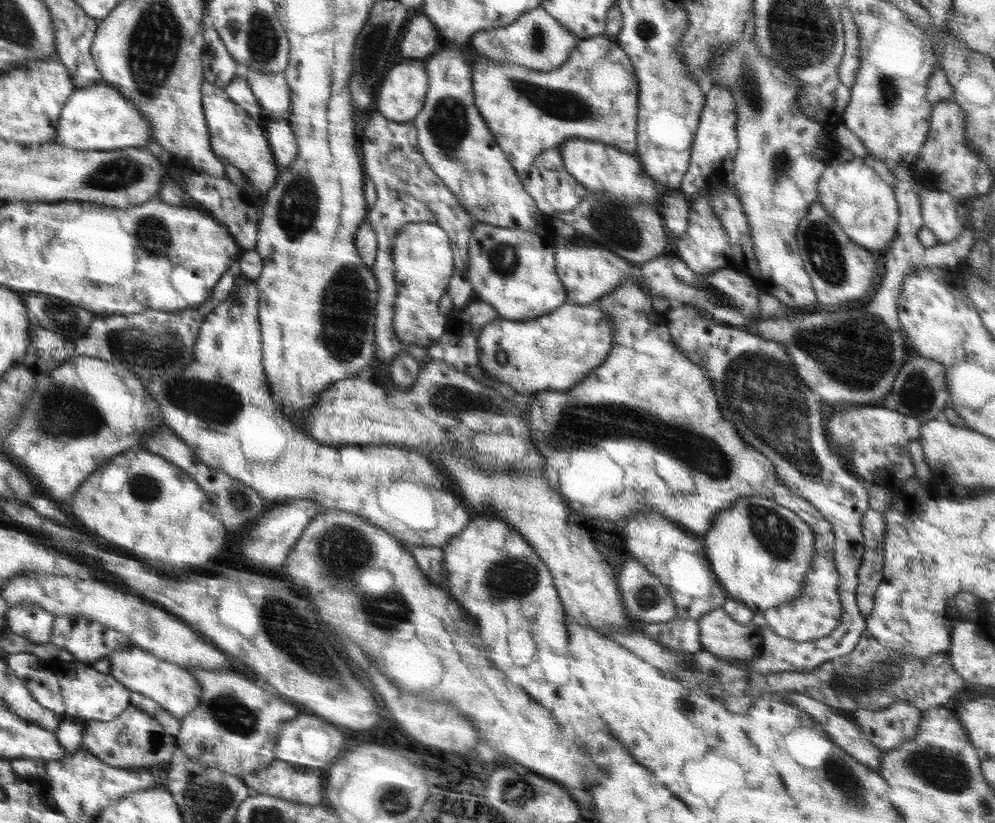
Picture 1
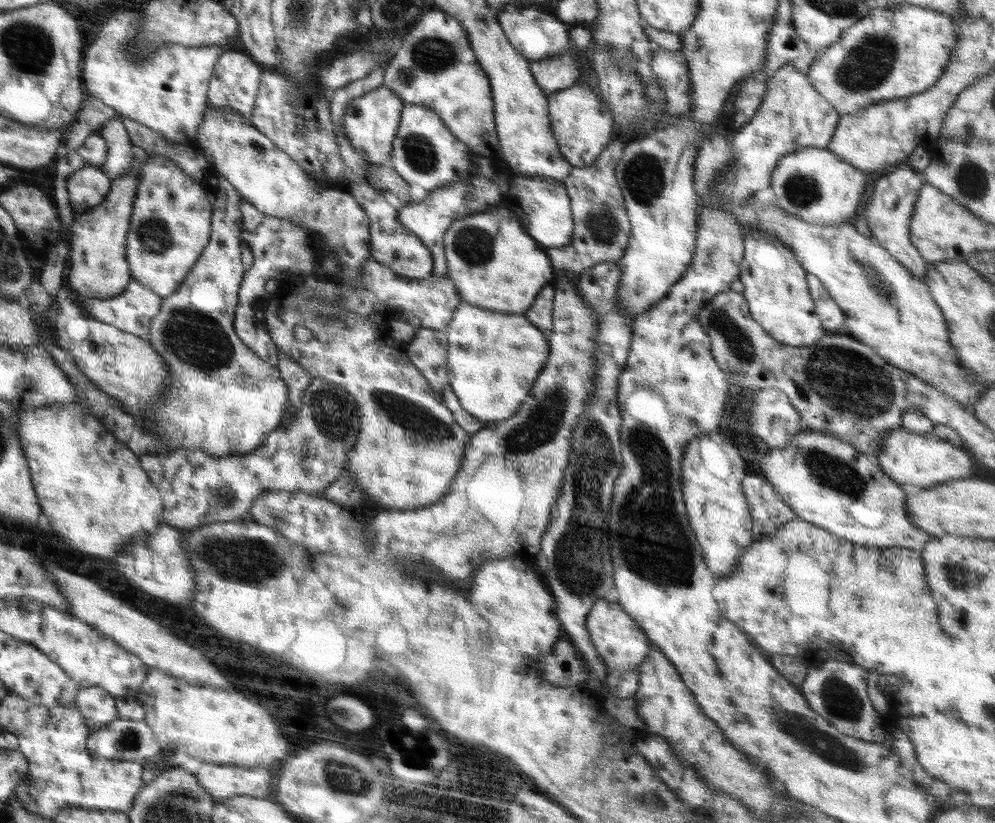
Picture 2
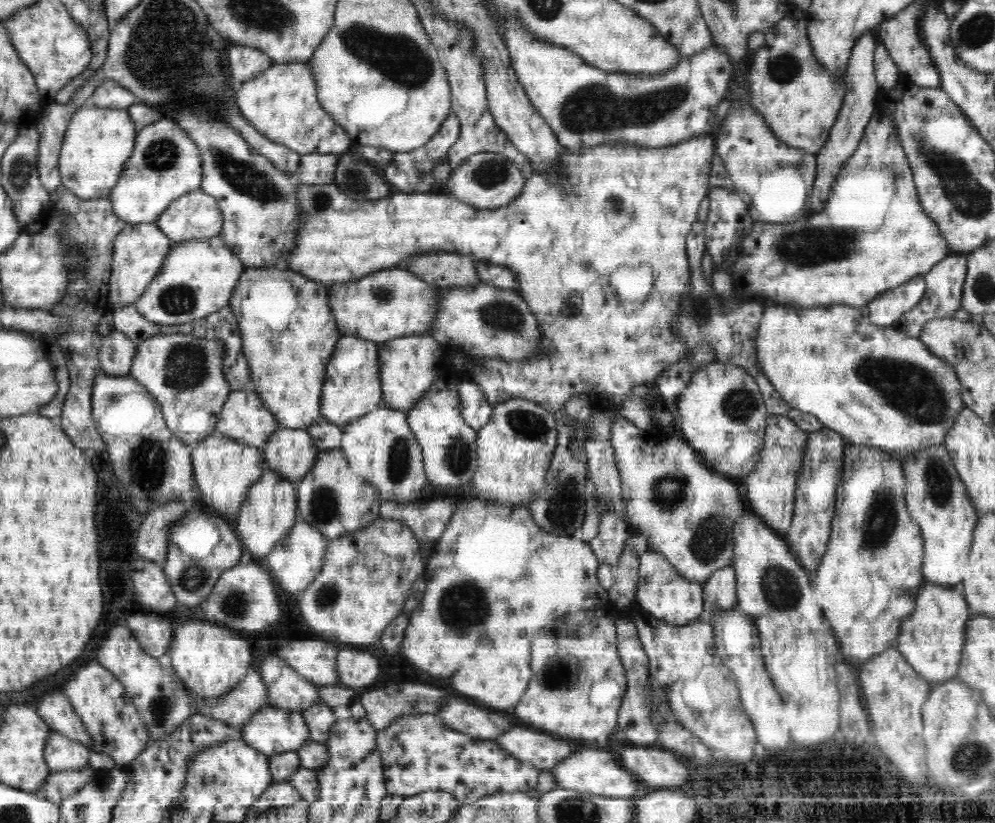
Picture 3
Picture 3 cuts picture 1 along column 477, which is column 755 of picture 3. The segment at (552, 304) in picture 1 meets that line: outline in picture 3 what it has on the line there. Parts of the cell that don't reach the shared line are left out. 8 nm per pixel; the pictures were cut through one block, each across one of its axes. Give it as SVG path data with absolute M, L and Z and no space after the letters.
M880 110L874 111L854 154L838 173L822 212L808 212L806 220L802 216L800 220L790 223L755 221L738 252L736 264L728 272L732 275L736 292L765 296L780 302L782 307L796 309L832 304L863 307L914 276L924 277L935 264L951 254L938 225L922 209L914 175L894 127L894 119Z

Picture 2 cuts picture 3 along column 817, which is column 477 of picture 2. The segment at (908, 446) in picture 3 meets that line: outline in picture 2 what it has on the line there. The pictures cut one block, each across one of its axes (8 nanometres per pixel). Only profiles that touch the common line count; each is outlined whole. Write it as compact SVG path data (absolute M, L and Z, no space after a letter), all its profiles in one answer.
M464 301L455 311L444 334L448 341L446 363L452 391L465 411L482 421L489 422L489 425L506 420L518 412L550 356L549 340L524 314L494 313Z

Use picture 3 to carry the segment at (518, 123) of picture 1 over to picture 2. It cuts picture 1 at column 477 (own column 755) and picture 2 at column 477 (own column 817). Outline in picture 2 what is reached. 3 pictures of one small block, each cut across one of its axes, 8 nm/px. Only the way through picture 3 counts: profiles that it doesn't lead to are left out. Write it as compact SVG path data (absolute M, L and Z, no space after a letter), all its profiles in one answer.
M438 7L424 13L418 22L405 31L390 63L386 66L383 84L396 92L404 104L420 103L420 105L432 109L442 118L444 124L460 142L467 144L478 154L482 154L486 158L496 154L500 158L500 143L498 143L494 124L494 101L492 101L490 79L488 79L486 71L482 69L482 65L476 62L476 55L470 47L466 29L462 27L460 19L446 15L446 12Z

